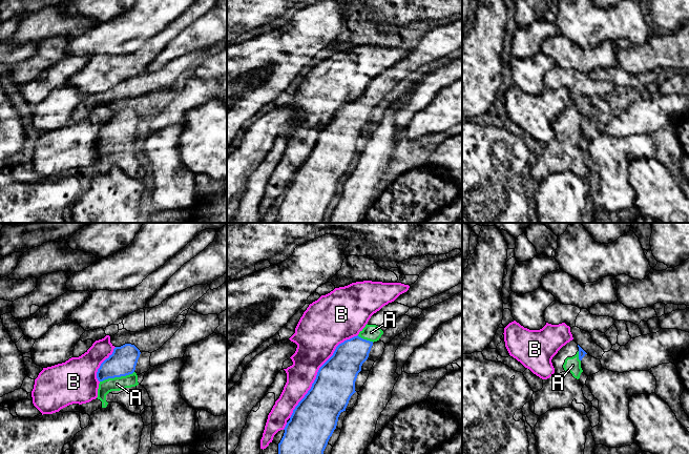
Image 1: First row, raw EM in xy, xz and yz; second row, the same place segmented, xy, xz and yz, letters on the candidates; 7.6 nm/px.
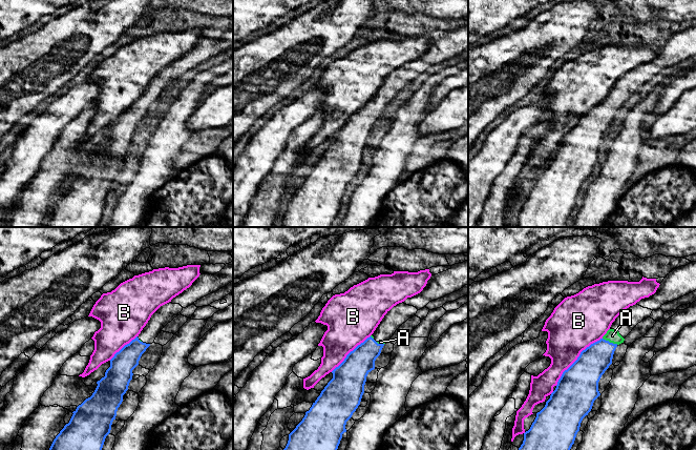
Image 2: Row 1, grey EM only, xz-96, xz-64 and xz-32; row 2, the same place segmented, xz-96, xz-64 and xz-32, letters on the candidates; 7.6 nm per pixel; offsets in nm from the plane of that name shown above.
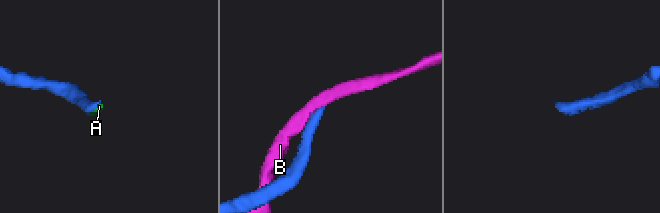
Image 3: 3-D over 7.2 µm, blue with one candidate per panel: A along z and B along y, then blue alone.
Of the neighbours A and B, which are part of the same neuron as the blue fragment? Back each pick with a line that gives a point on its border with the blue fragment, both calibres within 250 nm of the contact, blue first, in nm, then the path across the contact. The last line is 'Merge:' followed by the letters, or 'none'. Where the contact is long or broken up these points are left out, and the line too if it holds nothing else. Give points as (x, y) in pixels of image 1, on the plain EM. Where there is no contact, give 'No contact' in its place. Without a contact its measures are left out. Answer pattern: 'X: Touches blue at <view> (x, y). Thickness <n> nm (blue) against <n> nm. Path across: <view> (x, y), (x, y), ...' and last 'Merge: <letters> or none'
A: Touches blue at xy (117, 141). Thickness 200 nm (blue) against 110 nm. Path across: xy (123, 125), (117, 141), (117, 148)
Merge: A

